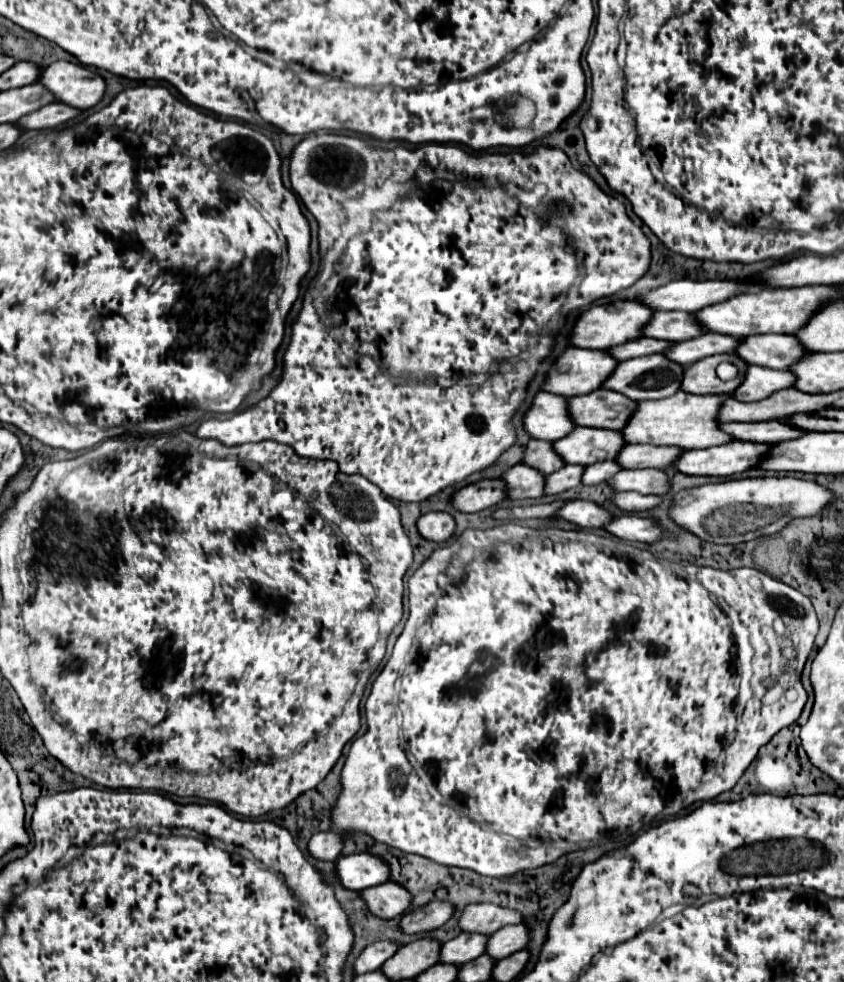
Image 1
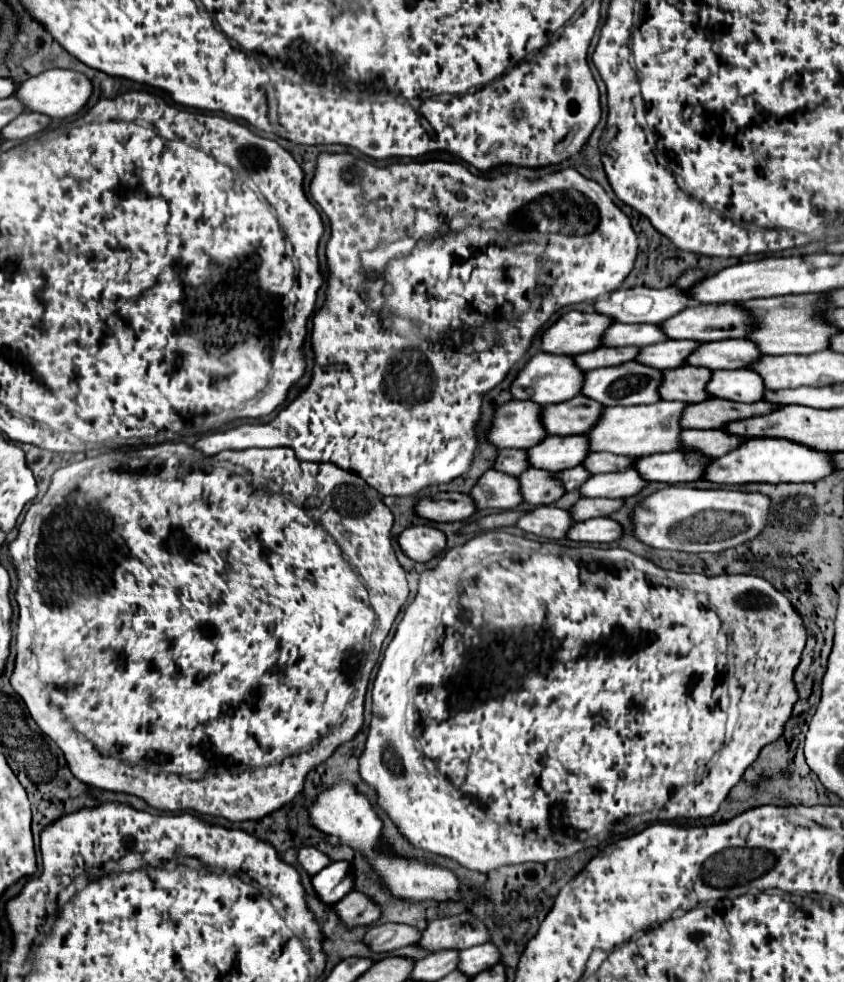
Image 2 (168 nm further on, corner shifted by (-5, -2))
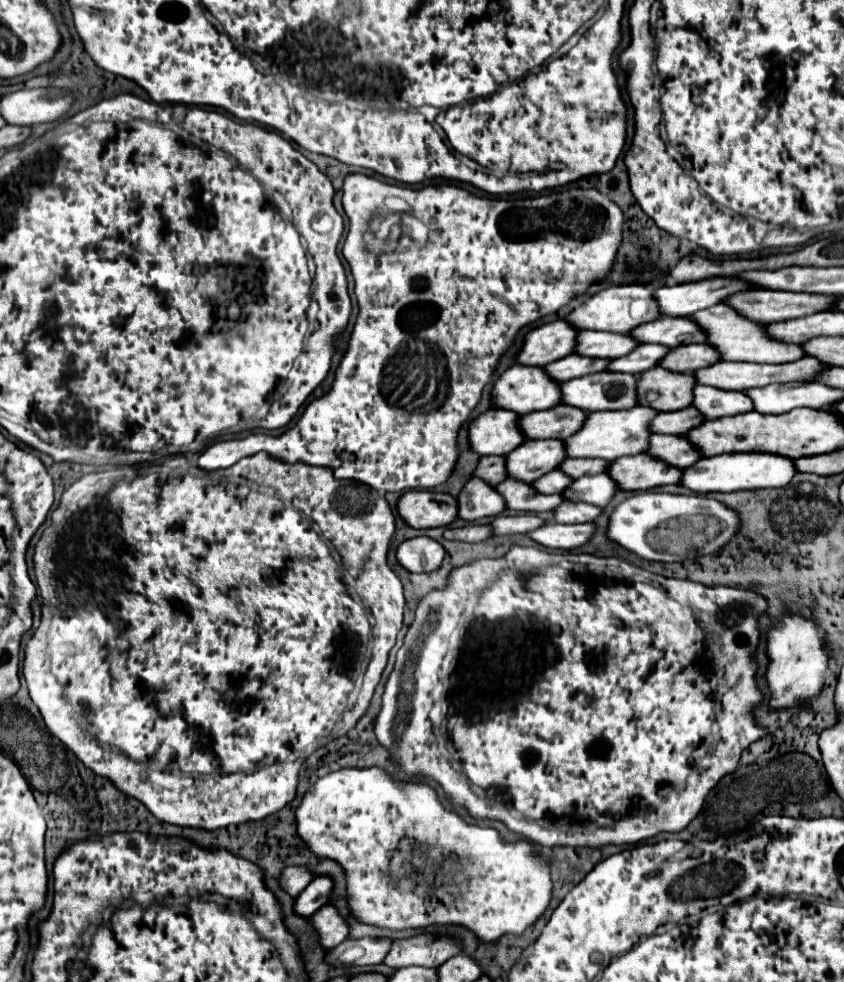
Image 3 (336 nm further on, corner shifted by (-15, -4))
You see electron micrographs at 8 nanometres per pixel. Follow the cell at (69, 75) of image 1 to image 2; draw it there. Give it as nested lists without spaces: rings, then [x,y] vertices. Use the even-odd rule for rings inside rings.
[[[48,69],[24,83],[18,85],[16,89],[16,97],[22,99],[24,107],[28,111],[38,111],[38,113],[44,113],[44,115],[50,115],[54,119],[64,119],[64,117],[70,117],[70,115],[76,115],[78,111],[82,111],[92,95],[92,81],[84,75],[84,73],[78,73],[78,71],[72,71],[72,69]]]

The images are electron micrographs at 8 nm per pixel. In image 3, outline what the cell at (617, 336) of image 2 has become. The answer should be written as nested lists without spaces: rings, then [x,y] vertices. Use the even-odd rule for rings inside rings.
[[[580,331],[576,335],[576,347],[574,353],[582,357],[592,359],[616,359],[624,357],[628,351],[632,351],[636,341],[624,333],[606,333],[606,331]]]

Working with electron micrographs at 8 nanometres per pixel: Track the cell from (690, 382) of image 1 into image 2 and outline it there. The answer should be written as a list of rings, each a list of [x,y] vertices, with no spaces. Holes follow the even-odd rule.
[[[676,367],[666,371],[666,383],[662,383],[662,399],[684,401],[684,403],[702,403],[710,399],[706,385],[712,377],[712,371],[706,367]]]

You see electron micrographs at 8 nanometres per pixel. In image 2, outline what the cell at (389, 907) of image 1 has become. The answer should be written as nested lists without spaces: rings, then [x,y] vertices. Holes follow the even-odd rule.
[[[352,891],[348,893],[344,899],[340,899],[340,903],[334,905],[336,907],[336,913],[342,917],[342,921],[348,925],[348,927],[356,927],[356,925],[372,925],[376,919],[382,917],[382,909],[380,905],[360,893],[360,891]]]

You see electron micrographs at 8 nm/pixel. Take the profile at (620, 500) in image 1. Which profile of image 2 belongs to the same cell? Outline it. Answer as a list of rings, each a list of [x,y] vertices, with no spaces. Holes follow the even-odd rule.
[[[582,497],[574,507],[572,515],[576,521],[586,521],[592,517],[608,517],[624,505],[624,499],[590,499]]]

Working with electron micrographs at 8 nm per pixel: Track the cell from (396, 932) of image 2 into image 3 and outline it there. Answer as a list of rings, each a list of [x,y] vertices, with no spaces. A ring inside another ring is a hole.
[[[364,937],[364,939],[346,939],[348,947],[350,945],[358,945],[364,949],[364,955],[360,959],[354,961],[354,965],[378,965],[382,963],[382,959],[386,957],[392,941],[390,939],[372,939],[372,937]]]

